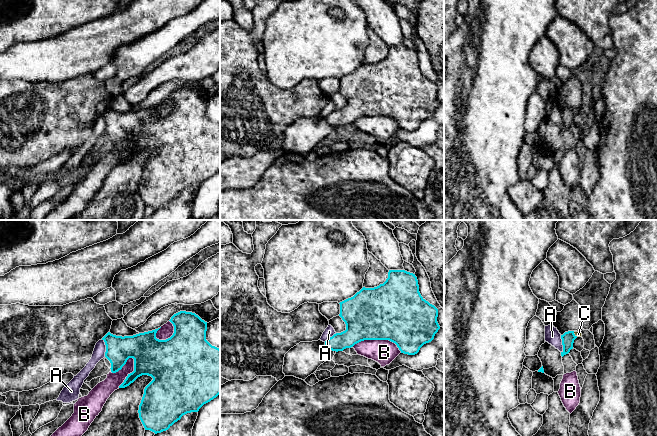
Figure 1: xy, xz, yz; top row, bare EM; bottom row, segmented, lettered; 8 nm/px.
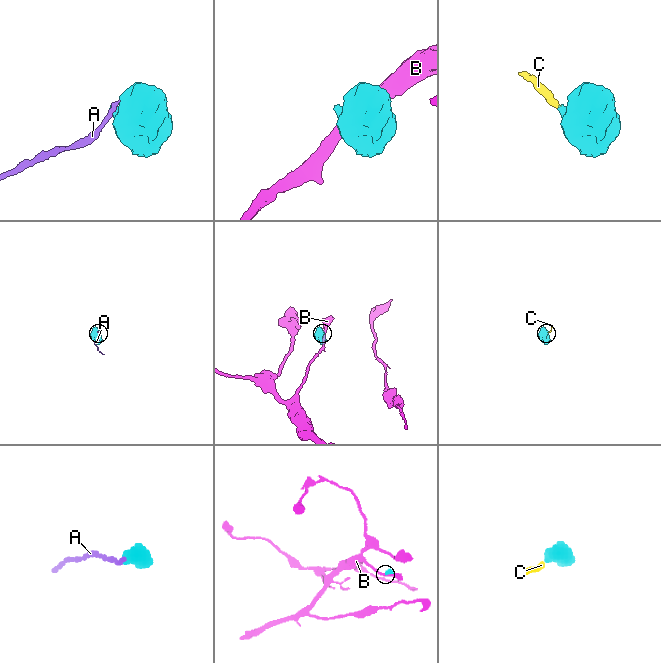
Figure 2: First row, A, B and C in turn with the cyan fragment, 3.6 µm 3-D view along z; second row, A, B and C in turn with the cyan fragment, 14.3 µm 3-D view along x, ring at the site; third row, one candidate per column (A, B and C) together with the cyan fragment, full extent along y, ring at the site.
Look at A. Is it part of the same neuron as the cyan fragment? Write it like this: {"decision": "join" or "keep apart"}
{"decision": "keep apart"}

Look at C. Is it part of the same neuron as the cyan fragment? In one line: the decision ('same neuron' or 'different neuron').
same neuron

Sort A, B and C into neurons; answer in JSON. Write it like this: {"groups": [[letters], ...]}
{"groups": [["A"], ["B"], ["C"]]}

